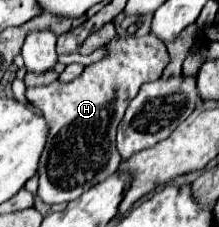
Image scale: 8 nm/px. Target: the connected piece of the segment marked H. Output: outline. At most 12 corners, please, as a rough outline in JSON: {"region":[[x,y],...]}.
{"region":[[117,35],[77,79],[27,89],[49,121],[37,191],[73,201],[117,171],[115,129],[169,61]]}

